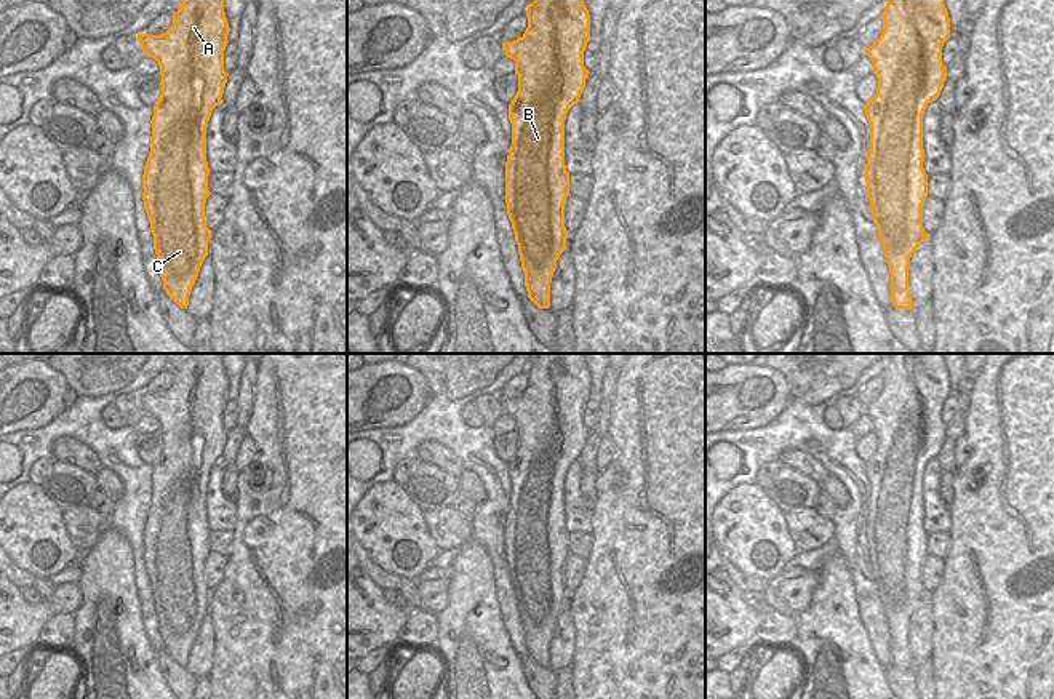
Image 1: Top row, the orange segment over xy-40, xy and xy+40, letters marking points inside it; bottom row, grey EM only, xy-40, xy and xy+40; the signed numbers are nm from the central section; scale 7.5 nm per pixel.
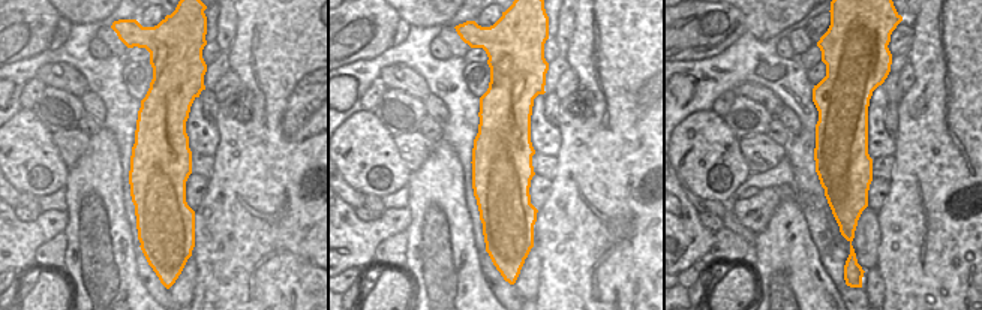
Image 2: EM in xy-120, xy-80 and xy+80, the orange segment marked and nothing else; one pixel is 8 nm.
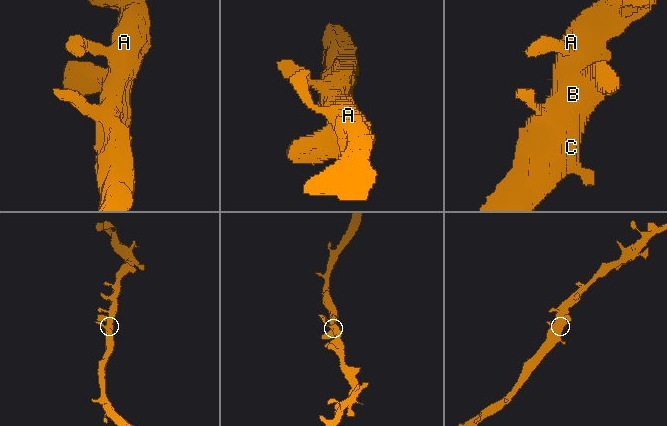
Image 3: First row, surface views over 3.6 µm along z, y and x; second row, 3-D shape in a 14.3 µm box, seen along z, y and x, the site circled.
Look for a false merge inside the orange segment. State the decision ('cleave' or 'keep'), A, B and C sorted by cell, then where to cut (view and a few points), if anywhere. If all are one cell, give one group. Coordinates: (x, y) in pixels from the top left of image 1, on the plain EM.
keep; A B C; no cut

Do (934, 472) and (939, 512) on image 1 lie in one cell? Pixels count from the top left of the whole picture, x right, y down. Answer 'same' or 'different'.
same

